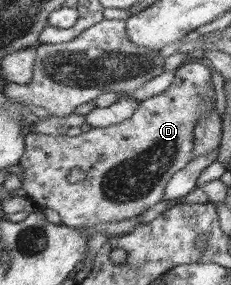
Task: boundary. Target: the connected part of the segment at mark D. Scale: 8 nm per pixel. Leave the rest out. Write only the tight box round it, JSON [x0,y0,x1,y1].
[18,61,214,228]

